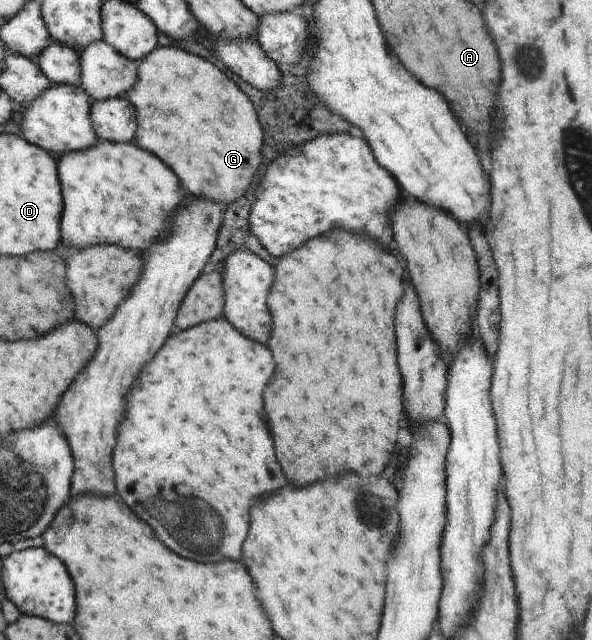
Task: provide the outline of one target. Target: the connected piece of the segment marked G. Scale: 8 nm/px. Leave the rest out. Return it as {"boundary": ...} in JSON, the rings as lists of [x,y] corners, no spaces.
{"boundary":[[[157,48],[138,64],[138,83],[126,96],[138,114],[133,143],[161,156],[185,180],[185,188],[193,196],[222,205],[241,198],[261,164],[263,146],[263,132],[251,100],[212,61],[189,56],[180,48]]]}

